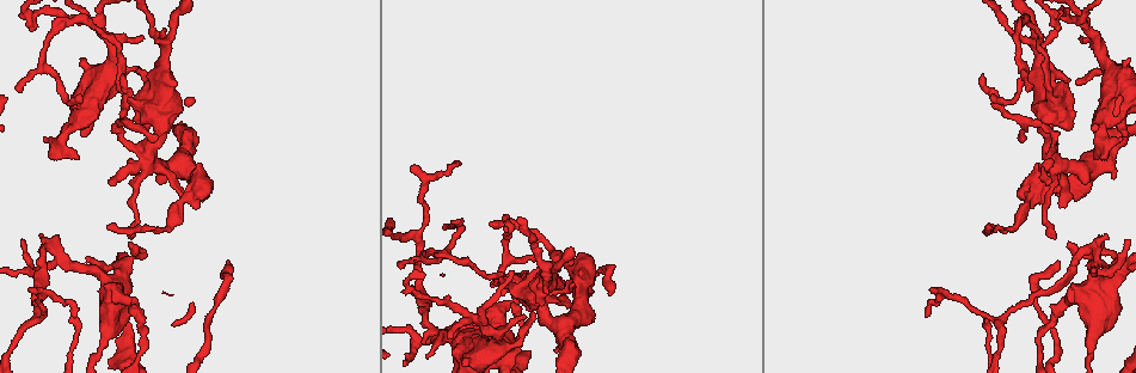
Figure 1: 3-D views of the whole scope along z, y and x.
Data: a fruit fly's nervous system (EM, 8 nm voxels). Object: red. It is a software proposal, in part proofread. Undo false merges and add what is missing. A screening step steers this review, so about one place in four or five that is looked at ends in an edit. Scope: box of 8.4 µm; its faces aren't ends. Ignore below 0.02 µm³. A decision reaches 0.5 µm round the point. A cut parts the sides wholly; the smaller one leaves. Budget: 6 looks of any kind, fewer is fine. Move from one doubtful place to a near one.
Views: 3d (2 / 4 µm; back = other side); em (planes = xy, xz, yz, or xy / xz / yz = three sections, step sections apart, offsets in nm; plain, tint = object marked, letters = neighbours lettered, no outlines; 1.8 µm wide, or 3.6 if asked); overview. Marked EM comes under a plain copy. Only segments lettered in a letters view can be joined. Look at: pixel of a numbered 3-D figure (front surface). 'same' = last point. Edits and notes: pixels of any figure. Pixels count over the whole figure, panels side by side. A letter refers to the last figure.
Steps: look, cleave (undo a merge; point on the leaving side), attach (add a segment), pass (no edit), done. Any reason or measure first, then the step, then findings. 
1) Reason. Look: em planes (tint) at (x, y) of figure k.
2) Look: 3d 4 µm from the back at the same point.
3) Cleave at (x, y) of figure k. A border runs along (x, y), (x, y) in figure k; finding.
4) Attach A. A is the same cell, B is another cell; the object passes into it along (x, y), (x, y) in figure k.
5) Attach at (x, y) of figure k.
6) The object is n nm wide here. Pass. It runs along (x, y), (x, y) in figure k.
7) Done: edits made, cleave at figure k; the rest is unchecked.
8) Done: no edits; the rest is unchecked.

Sharp bend. Look: 3d 2 µm at (1096, 259) of figure 1.

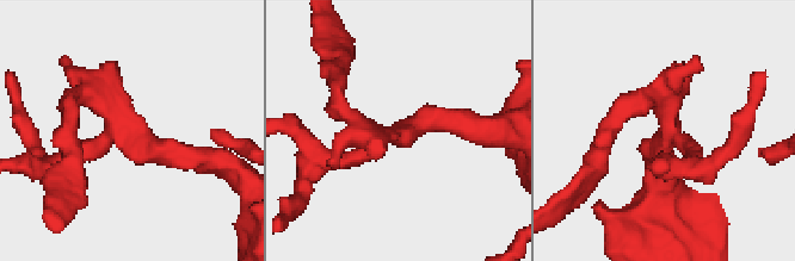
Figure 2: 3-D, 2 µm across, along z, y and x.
3 arms meet here; shape alone is not enough. Look: em 3.6 µm planes (letters) at (127, 135) of figure 2.

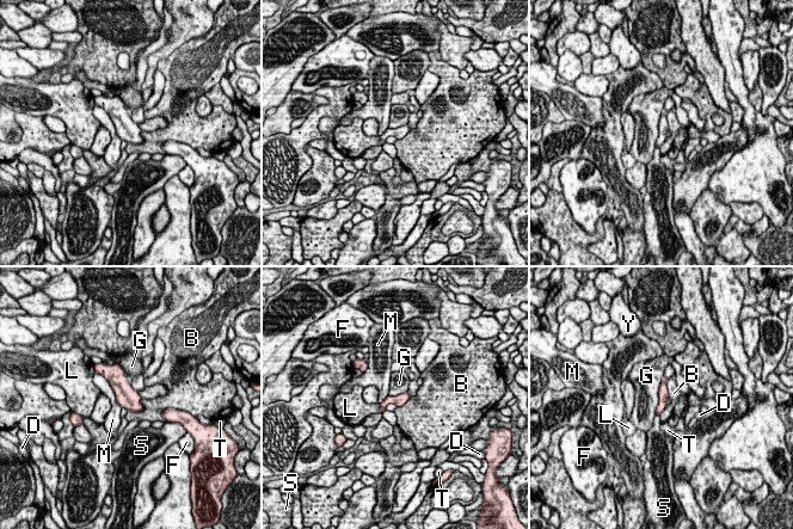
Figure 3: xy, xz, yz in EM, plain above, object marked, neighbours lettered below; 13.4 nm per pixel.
The object is 140 nm wide here. Pass. B, D, F, G, L, M, S, T and Y are other cells; a border runs along (397, 405), (388, 404), (385, 408) in figure 3; one neuron here.

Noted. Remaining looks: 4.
Free end. Look: 3d 4 µm at (145, 38) of figure 1.

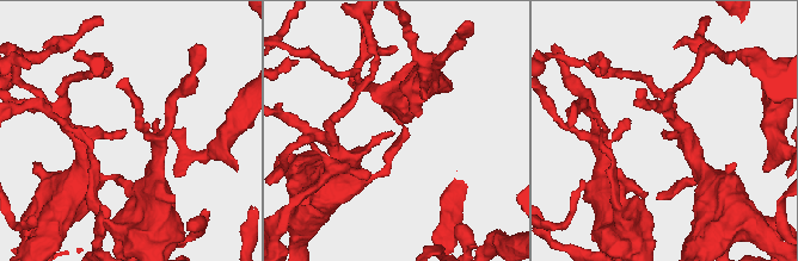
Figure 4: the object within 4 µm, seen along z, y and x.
Look: em planes (letters) at (662, 136) of figure 4.

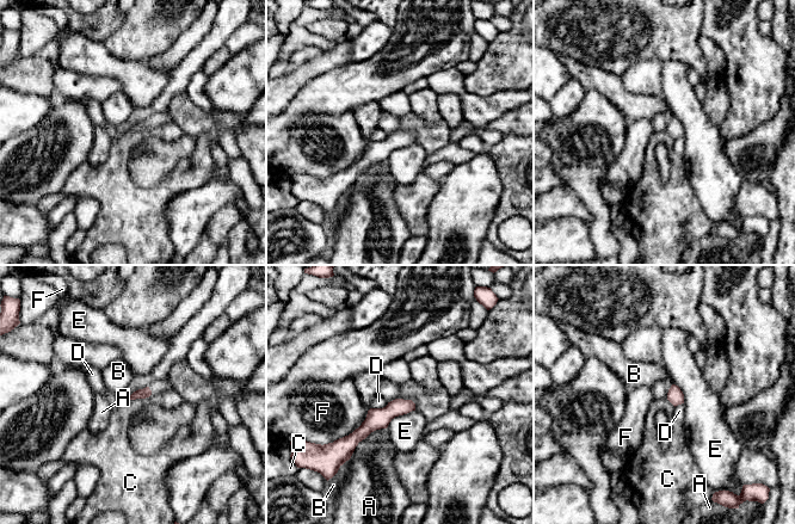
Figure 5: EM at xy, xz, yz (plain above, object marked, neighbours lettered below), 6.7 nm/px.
Pass. A, B, C, D, E and F are other cells; a border runs along (151, 394), (145, 398), (128, 400) in figure 5; no lettered segment goes on from it.

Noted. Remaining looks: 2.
Free end. Look: em planes (letters) at (130, 237) of figure 1.

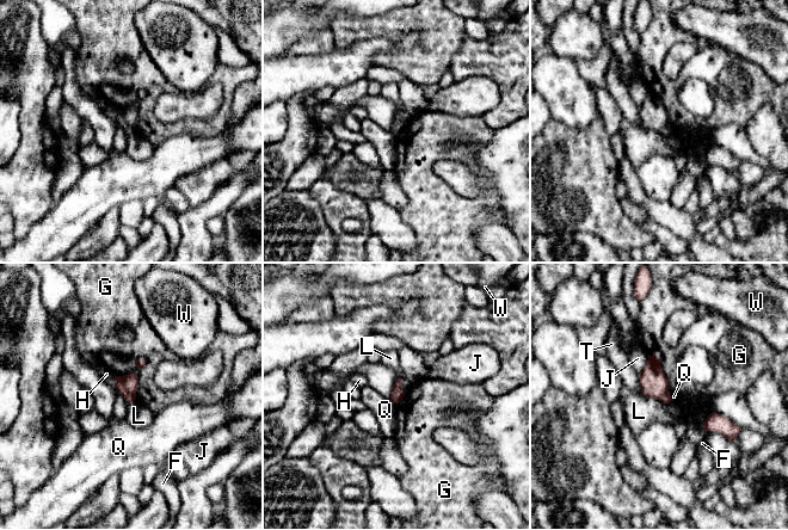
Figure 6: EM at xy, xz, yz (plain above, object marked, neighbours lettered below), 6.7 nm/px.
Pass. F, G, H, J, L, Q, T and W are other cells; a border runs along (398, 377), (405, 393) in figure 6; none of them fits.

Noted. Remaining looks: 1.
Done: no edits; the rest is unchecked.

